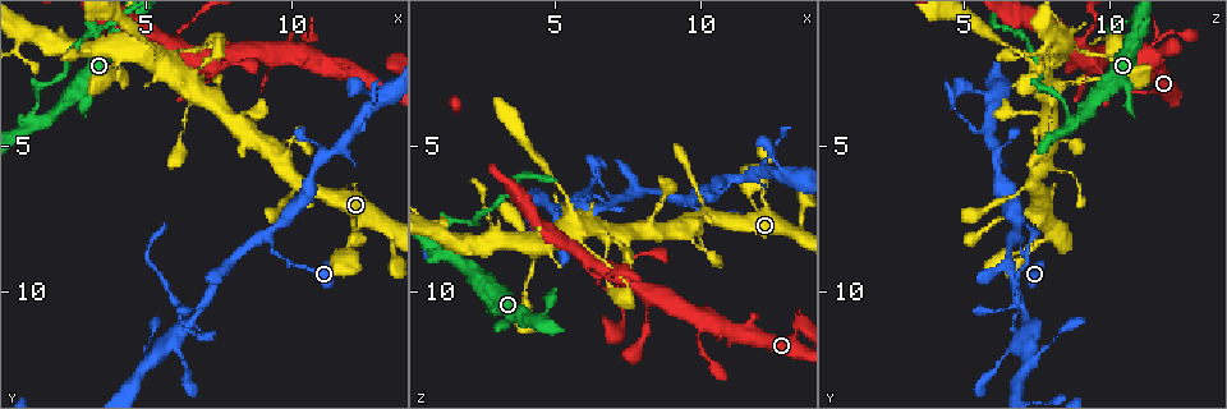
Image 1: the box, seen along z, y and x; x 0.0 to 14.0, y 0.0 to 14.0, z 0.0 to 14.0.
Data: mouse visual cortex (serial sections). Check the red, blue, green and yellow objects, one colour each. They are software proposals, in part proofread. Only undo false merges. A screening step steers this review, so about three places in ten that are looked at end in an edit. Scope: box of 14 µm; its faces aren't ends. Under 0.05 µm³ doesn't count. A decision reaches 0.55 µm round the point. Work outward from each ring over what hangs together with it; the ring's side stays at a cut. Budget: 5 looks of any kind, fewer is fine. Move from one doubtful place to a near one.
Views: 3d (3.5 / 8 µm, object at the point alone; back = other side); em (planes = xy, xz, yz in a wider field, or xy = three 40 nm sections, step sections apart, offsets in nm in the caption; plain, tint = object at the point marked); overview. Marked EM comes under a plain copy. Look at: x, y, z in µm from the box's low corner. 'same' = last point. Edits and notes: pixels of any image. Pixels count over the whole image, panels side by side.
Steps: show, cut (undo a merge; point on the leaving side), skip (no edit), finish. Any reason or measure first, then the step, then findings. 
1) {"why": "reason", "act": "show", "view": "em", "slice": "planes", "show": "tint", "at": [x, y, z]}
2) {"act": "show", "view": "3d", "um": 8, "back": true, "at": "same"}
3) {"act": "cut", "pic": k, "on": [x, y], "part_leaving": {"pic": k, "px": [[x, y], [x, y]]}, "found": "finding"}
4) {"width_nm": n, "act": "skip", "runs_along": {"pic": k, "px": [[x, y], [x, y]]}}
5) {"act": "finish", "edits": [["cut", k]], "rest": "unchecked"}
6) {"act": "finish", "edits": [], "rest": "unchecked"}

{"act": "show", "view": "3d", "um": 3.5, "at": [6.5, 11.0, 7.2]}

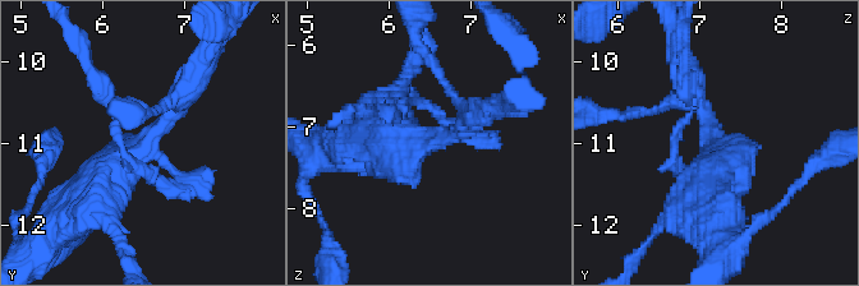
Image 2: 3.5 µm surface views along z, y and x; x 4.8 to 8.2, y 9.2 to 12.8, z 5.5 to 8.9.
{"why": "now the EM", "act": "show", "view": "em", "slice": "xy", "step": 5, "show": "tint", "at": [6.55, 11.05, 7.15]}

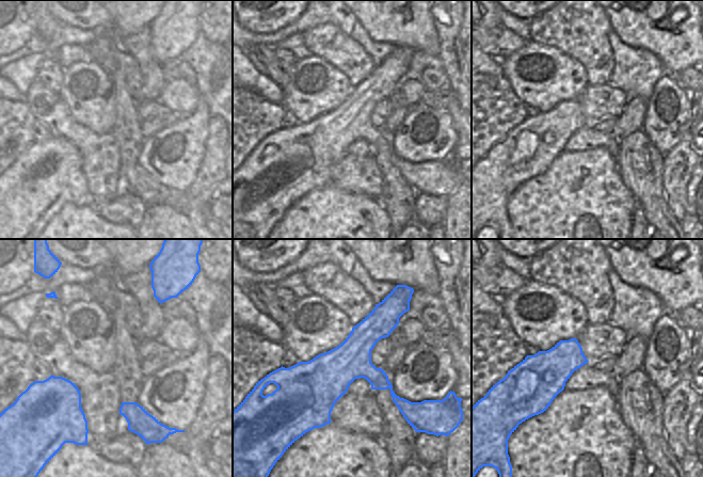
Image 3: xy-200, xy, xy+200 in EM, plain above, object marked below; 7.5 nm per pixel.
{"width_nm": 360, "act": "skip", "runs_along": {"pic": 3, "px": [[402, 309], [330, 372], [283, 372]]}, "found": "one cell here"}

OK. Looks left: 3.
{"why": "thin arm on a thick one", "act": "show", "view": "3d", "um": 3.5, "back": true, "at": [10.2, 6.3, 7.5]}

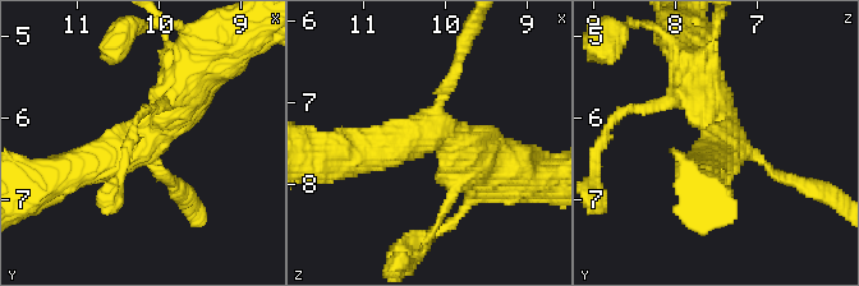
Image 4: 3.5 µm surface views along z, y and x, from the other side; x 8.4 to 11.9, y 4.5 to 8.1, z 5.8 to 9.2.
{"arms": 3, "arm_widths_nm": [150, 500, 500], "why": "now the EM", "act": "show", "view": "em", "slice": "xy", "step": 3, "show": "tint", "at": [10.20, 6.25, 7.40]}

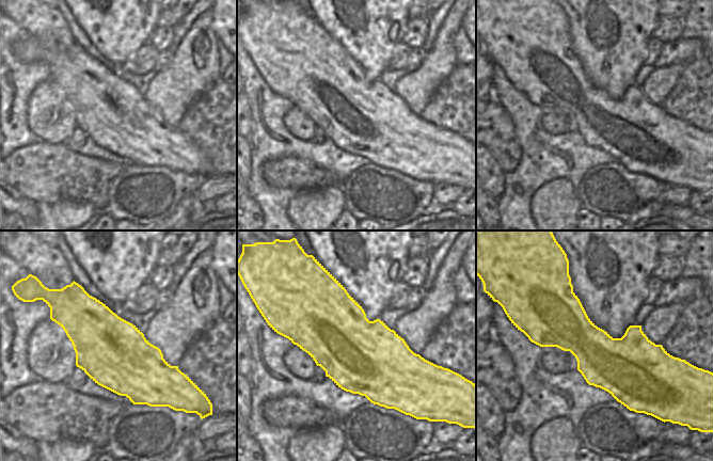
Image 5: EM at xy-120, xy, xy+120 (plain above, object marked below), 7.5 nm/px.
{"act": "skip", "runs_along": {"pic": 4, "px": [[72, 171], [134, 147], [193, 77]]}, "found": "all the same cell"}

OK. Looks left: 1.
{"act": "finish", "edits": [], "rest": "unchecked"}

